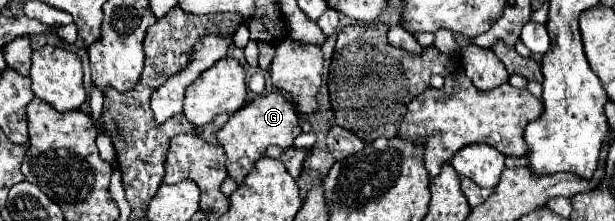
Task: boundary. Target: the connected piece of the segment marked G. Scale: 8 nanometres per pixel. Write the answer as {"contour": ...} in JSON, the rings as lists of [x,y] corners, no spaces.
{"contour":[[[272,91],[268,95],[258,95],[246,107],[242,107],[234,115],[230,115],[228,123],[216,133],[218,143],[224,147],[224,153],[226,153],[228,175],[236,183],[242,183],[244,177],[254,169],[256,161],[260,157],[264,157],[264,151],[270,145],[278,145],[282,149],[288,149],[294,145],[294,139],[298,137],[300,131],[302,131],[300,117],[284,93]]]}

